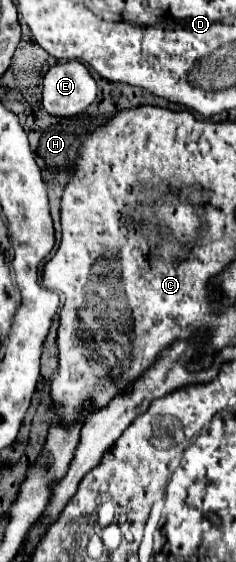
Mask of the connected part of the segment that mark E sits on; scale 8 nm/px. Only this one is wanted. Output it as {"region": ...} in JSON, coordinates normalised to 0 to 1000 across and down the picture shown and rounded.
{"region":[[[297,107],[220,117],[178,149],[178,189],[220,206],[322,206],[364,196],[407,174],[415,153],[381,125]]]}

